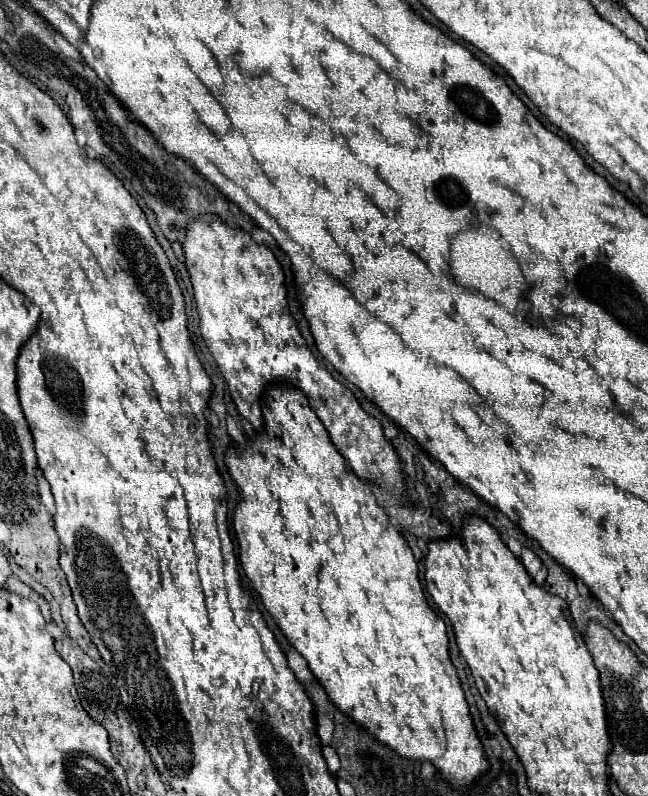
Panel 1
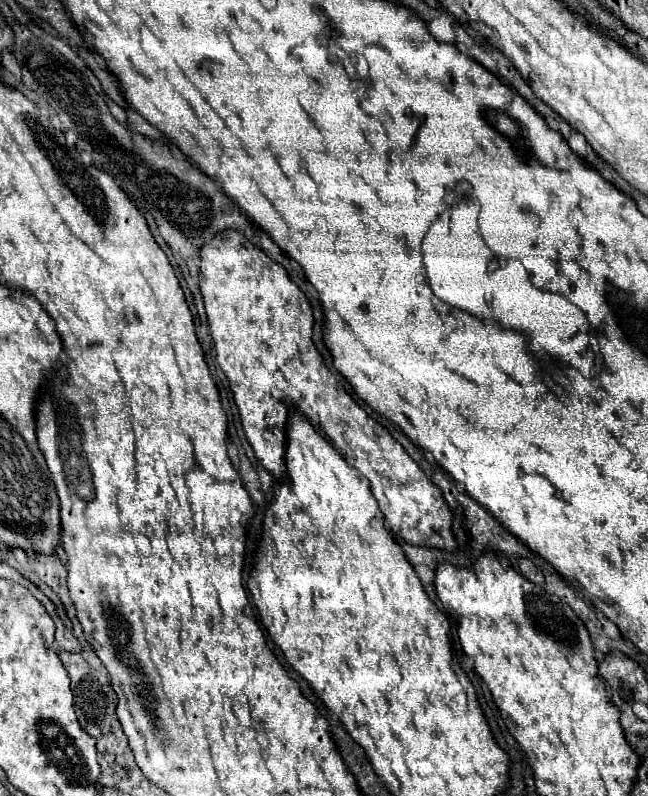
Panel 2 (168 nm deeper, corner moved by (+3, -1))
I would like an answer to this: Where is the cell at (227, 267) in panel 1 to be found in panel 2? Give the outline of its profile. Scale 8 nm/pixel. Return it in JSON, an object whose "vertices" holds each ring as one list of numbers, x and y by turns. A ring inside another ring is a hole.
{"vertices":[[224,230,224,234,218,234,218,238,214,238,200,252,200,290,204,296,210,334,216,344,218,364,230,380,246,438,258,462,276,480,282,480,286,476,286,422,290,408,298,408,306,416,306,420,314,424,318,432,324,432,322,436,330,440,344,458,354,460,352,466,370,480,372,494,378,500,384,520,396,538,402,538,404,542,416,546,456,552,458,546,452,534,452,512,440,488,420,470,420,466,404,452,404,448,390,436,390,432,364,412,364,408,328,370,312,342,312,306,302,290,288,278,286,270,280,264,272,262,238,230]]}

